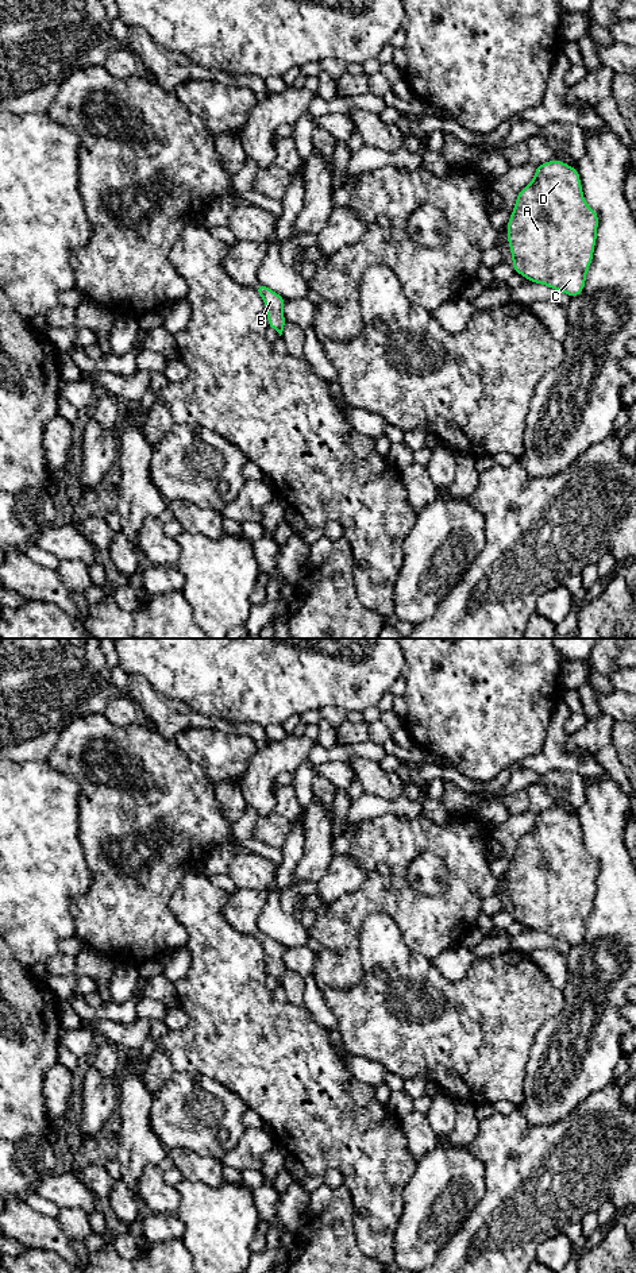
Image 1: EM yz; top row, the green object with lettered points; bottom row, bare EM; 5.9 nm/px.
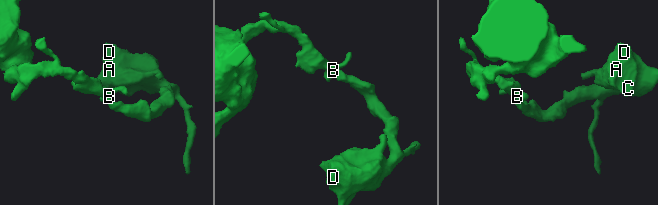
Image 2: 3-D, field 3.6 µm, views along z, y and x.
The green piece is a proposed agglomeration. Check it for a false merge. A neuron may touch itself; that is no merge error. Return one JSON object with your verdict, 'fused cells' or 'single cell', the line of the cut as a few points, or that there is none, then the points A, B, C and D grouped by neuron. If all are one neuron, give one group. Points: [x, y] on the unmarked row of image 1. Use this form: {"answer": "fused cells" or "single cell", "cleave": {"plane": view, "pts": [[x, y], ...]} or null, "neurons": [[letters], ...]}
{"answer": "single cell", "cleave": null, "neurons": [["A", "B", "C", "D"]]}

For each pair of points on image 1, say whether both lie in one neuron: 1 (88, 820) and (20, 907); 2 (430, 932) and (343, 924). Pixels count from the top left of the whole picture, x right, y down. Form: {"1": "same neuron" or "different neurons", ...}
{"1": "different neurons", "2": "same neuron"}

